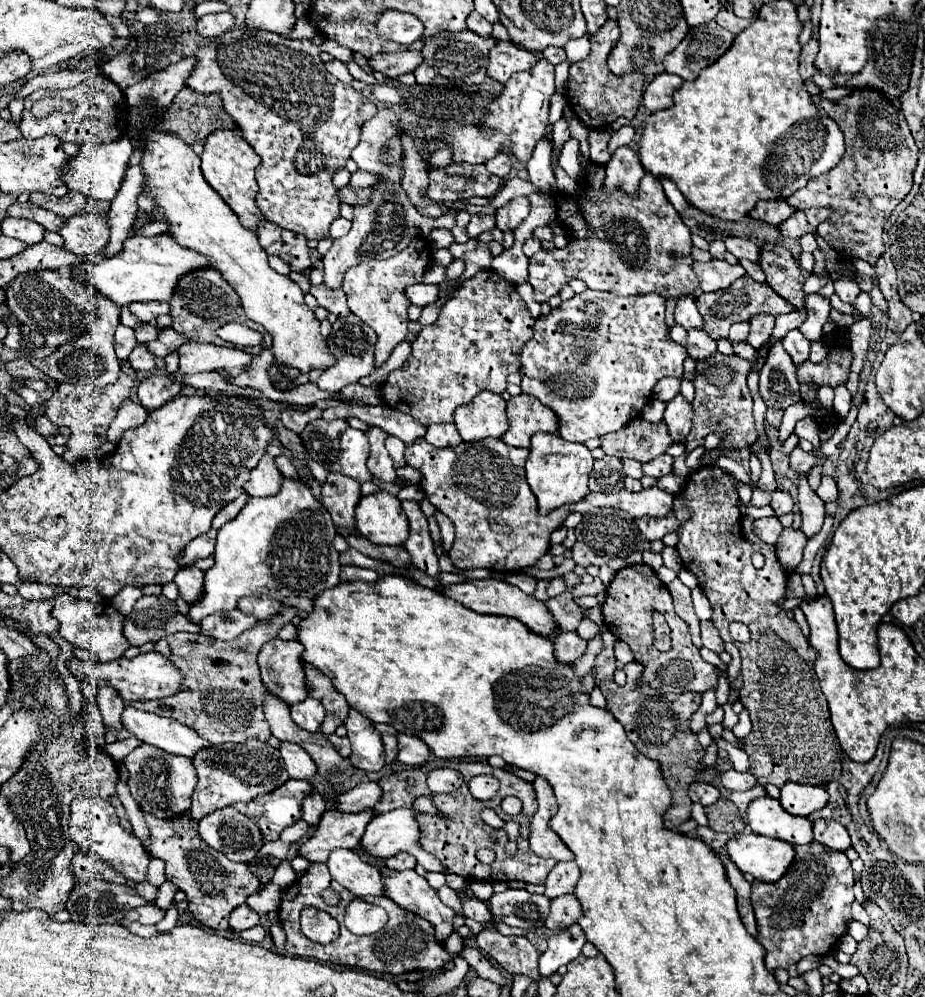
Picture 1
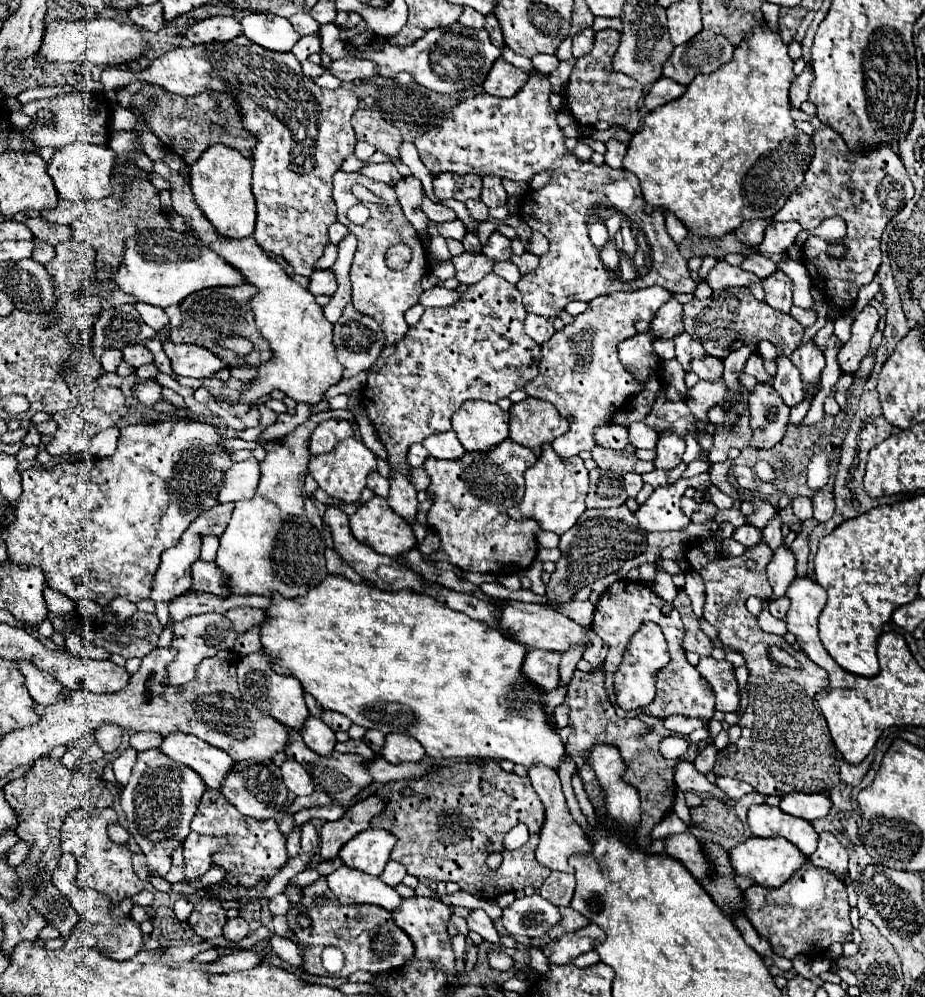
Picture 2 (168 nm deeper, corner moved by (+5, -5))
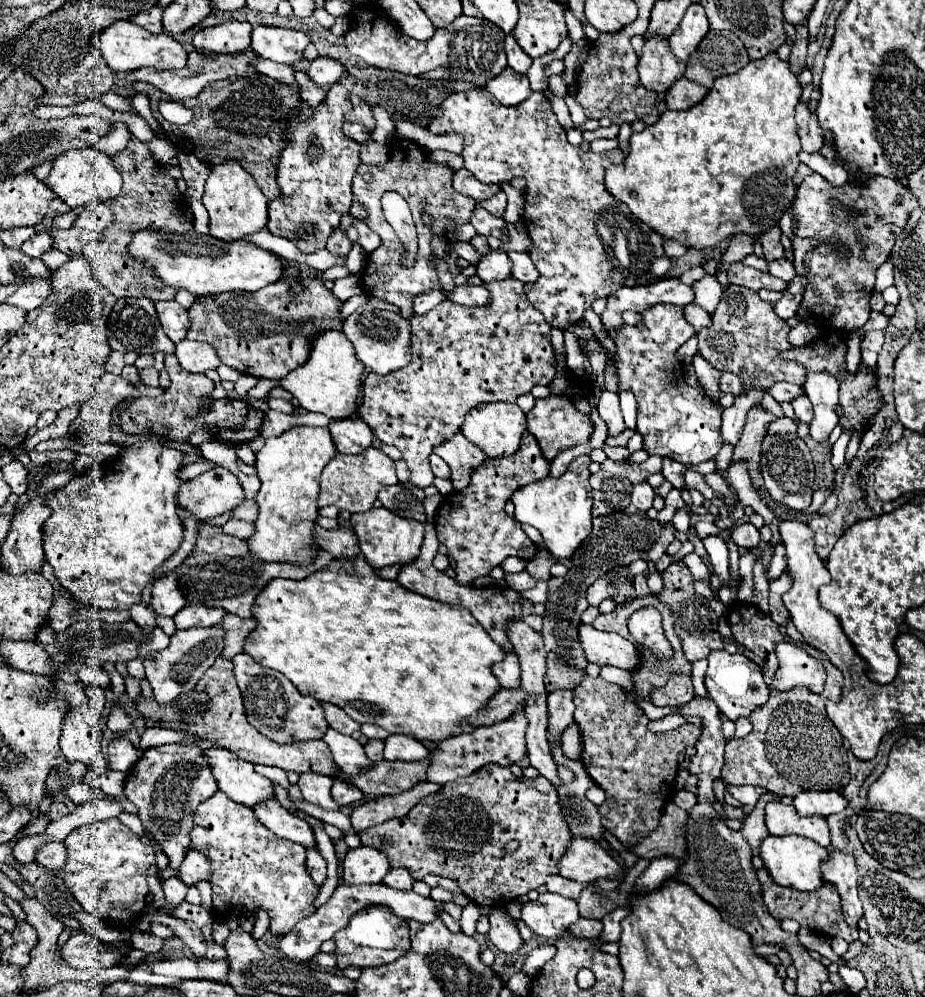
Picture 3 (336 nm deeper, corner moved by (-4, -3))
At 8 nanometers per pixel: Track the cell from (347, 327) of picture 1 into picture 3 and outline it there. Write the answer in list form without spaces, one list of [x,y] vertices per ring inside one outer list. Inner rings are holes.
[[[363,306],[345,320],[343,334],[355,346],[357,360],[361,360],[365,368],[377,374],[389,374],[397,368],[403,368],[403,364],[407,364],[409,360],[409,320],[405,320],[401,314]]]

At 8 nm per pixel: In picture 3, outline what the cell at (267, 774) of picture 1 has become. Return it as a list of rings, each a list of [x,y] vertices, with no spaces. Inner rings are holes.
[[[271,800],[271,804],[259,804],[259,808],[255,808],[255,816],[275,836],[301,844],[303,848],[317,848],[317,842],[309,824],[305,820],[291,816],[285,808],[281,808],[277,800]]]

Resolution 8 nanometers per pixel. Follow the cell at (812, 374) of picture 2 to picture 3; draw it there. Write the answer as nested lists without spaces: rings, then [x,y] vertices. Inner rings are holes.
[[[827,372],[809,374],[807,382],[803,384],[803,390],[807,398],[813,404],[815,418],[811,422],[811,438],[815,442],[825,442],[831,434],[831,430],[837,426],[837,398],[839,398],[839,384],[835,376],[827,376]]]

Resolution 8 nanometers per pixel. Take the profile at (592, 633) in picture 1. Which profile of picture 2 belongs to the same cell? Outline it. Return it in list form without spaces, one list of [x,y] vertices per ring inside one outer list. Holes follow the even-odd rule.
[[[574,644],[574,646],[570,646],[570,648],[562,654],[562,662],[560,662],[562,680],[560,680],[560,684],[568,684],[568,680],[572,678],[574,670],[576,670],[578,660],[582,660],[582,656],[584,656],[584,652],[586,652],[588,648],[590,648],[590,644],[588,644],[588,646],[586,646],[586,644]]]

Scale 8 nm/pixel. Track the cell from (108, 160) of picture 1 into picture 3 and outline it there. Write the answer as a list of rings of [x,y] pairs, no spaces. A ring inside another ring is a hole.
[[[83,148],[83,150],[71,150],[63,156],[57,156],[53,160],[53,168],[45,180],[45,184],[71,208],[83,206],[95,200],[111,200],[119,196],[121,192],[121,176],[113,166],[113,160],[95,150],[95,148]]]

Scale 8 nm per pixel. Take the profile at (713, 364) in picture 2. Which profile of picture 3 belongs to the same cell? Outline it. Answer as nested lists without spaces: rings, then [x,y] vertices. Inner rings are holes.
[[[723,372],[719,384],[721,384],[723,392],[729,392],[733,396],[741,396],[743,394],[743,384],[739,382],[737,376],[731,376],[731,372]]]

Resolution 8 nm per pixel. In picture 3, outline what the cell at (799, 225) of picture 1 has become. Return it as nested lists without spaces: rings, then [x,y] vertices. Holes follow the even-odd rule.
[[[771,228],[769,232],[761,234],[761,246],[763,246],[763,256],[767,262],[773,260],[781,260],[785,258],[785,250],[781,246],[781,230],[779,228]]]

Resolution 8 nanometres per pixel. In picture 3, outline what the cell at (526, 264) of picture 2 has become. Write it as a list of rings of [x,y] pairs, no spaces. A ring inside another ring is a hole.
[[[509,252],[507,254],[509,258],[511,258],[511,262],[513,262],[513,270],[511,270],[511,276],[515,278],[515,280],[521,280],[523,284],[527,284],[527,282],[537,282],[537,278],[539,278],[539,272],[537,272],[537,268],[531,264],[531,258],[529,258],[529,254],[521,254],[521,252]]]

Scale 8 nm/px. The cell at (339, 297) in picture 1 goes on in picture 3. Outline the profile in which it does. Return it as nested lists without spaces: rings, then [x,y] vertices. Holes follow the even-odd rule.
[[[337,226],[333,232],[331,232],[331,238],[327,240],[327,250],[337,254],[337,256],[347,256],[349,250],[351,250],[351,240],[347,238],[347,232]]]

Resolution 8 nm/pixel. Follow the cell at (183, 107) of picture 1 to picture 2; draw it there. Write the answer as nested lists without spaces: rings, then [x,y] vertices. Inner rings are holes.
[[[144,86],[138,94],[132,96],[132,104],[148,116],[148,128],[162,140],[162,144],[170,152],[182,156],[186,164],[194,164],[208,146],[218,142],[236,148],[250,158],[250,150],[254,148],[254,136],[248,130],[244,130],[238,108],[228,94],[218,94],[208,90],[198,96],[184,98],[184,96],[168,94],[164,88]]]

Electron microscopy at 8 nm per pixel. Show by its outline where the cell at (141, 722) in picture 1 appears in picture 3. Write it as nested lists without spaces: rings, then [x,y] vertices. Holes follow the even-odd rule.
[[[205,750],[207,760],[211,762],[213,774],[223,790],[233,802],[255,808],[257,804],[275,798],[273,784],[265,776],[253,770],[253,764],[239,760],[229,750]]]

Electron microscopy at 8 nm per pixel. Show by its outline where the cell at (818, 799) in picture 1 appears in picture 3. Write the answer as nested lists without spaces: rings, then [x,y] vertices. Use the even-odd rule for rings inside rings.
[[[835,790],[823,792],[799,792],[795,796],[795,808],[799,816],[831,816],[847,808],[847,800]]]

